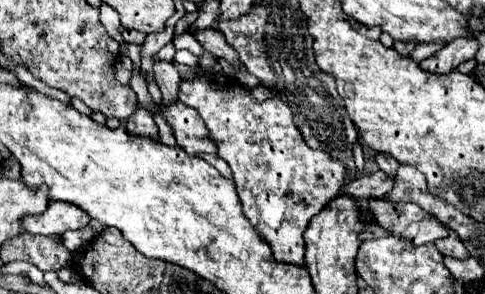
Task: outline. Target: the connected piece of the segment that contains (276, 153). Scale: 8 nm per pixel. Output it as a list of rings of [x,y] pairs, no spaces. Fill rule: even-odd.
[[[201,74],[193,80],[181,82],[179,100],[195,108],[203,118],[211,140],[215,140],[215,146],[219,148],[219,158],[223,158],[233,170],[233,182],[243,204],[243,214],[255,226],[255,230],[269,242],[275,260],[303,264],[303,232],[309,220],[321,212],[321,208],[331,200],[331,196],[339,194],[347,176],[345,166],[339,164],[339,160],[331,160],[327,152],[313,150],[305,144],[299,128],[293,124],[289,106],[279,98],[257,102],[251,96],[249,88],[243,88],[231,80],[221,82],[221,78],[215,78],[215,74]]]

